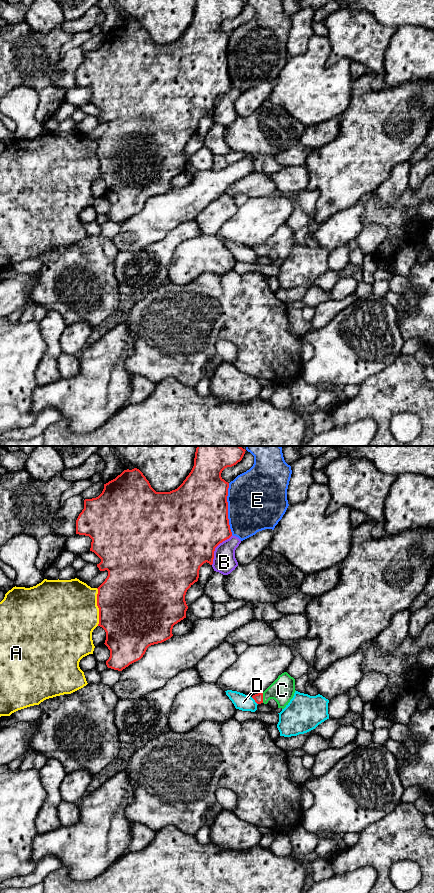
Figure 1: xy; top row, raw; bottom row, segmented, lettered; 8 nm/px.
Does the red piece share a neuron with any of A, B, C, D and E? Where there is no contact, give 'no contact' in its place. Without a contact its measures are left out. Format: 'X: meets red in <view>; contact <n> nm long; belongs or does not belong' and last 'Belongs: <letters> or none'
A: meets red in xy; contact 300 nm long; does not belong
B: meets red in xy; contact 300 nm long; does not belong
C: meets red in xy; contact 90 nm long; belongs
D: meets red in xy; contact 80 nm long; does not belong
E: meets red in xy; contact 420 nm long; does not belong
Belongs: C

